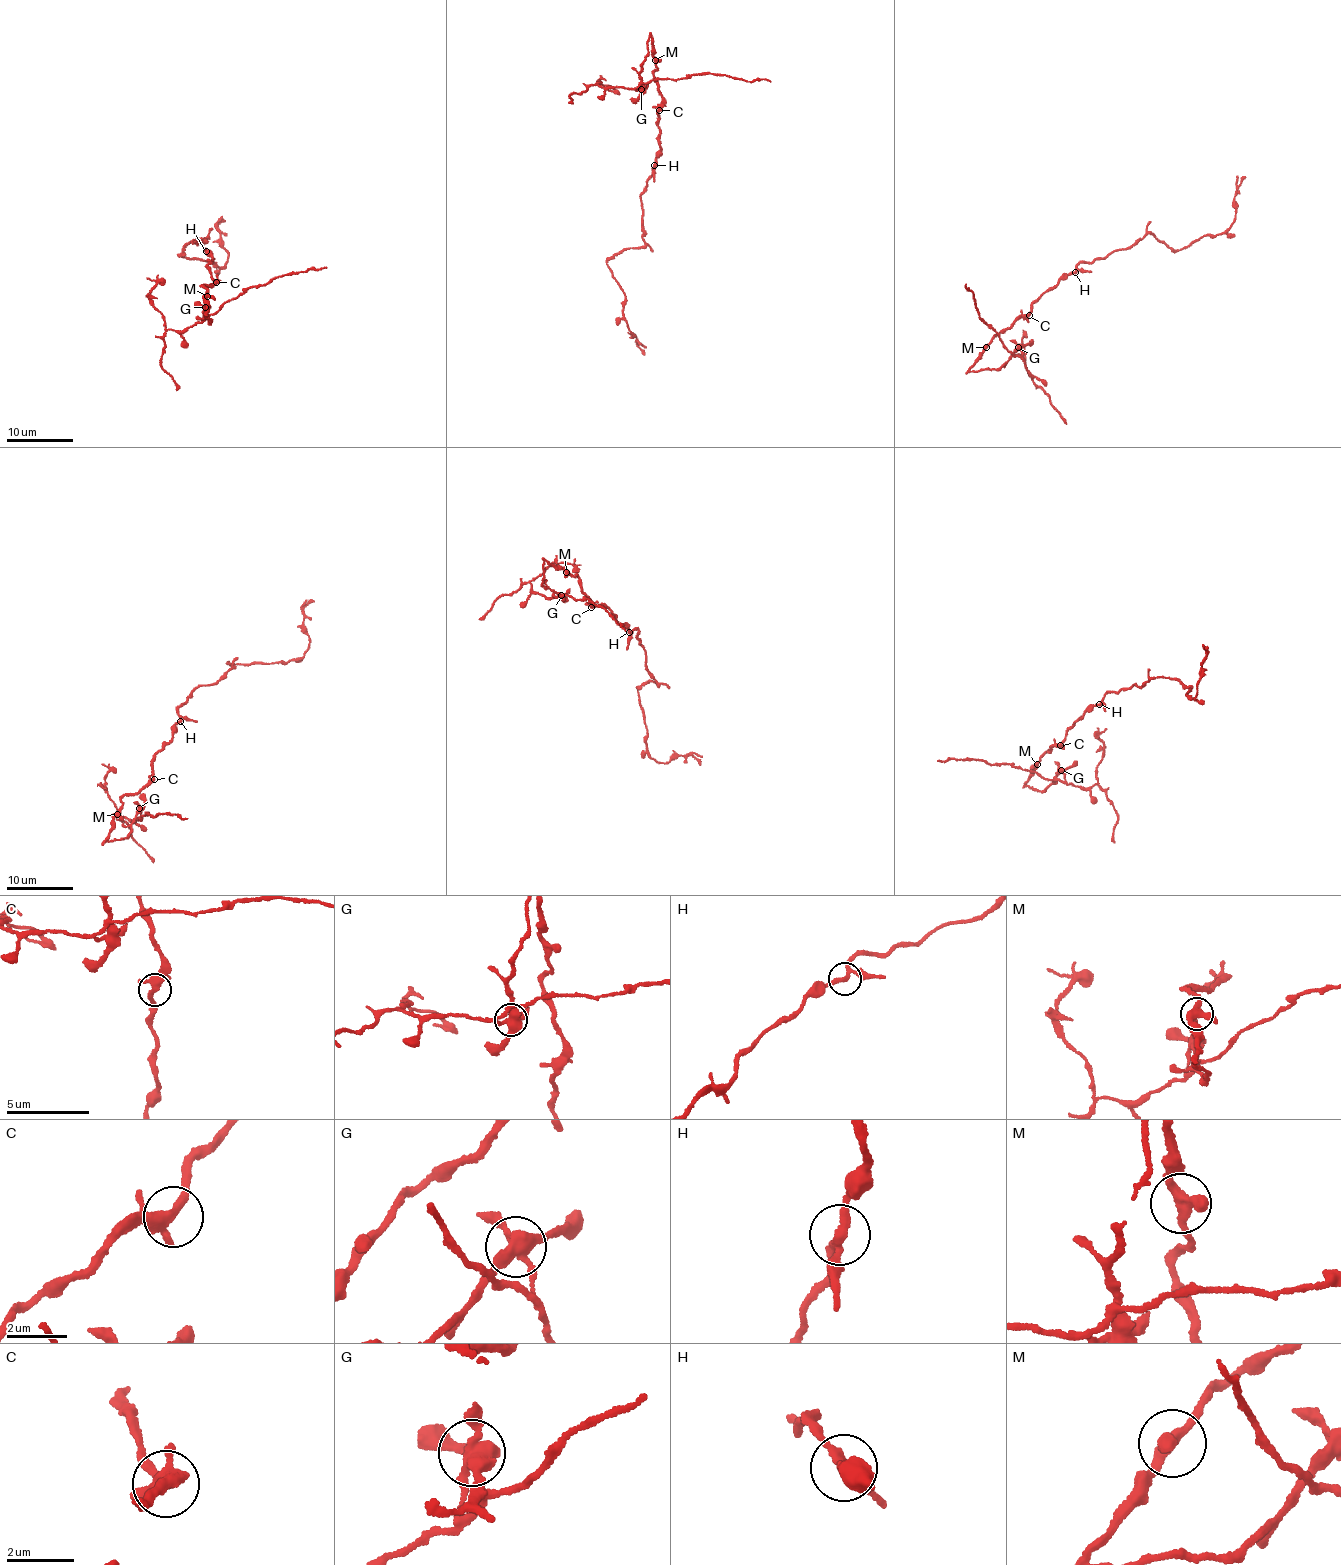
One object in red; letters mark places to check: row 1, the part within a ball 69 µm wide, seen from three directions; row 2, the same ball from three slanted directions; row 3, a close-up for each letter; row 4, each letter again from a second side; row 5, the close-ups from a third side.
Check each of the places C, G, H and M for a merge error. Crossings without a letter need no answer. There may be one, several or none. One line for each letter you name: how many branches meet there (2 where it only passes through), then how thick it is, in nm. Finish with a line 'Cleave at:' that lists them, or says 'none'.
G: 4 branches meet; 440 nm thick
H: 3 branches meet; 200 nm thick
Cleave at: G, H

